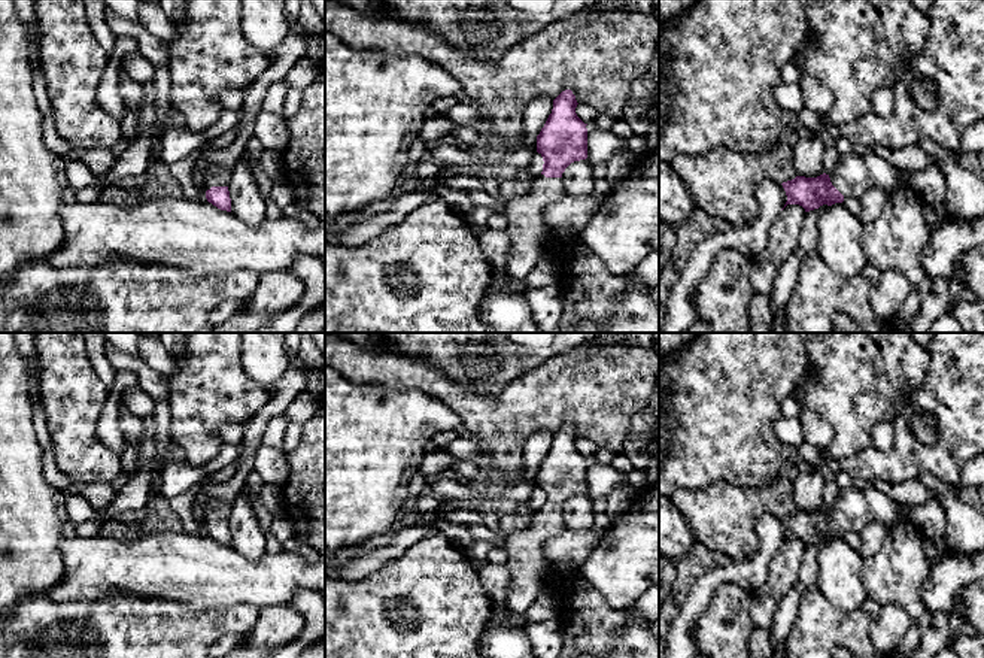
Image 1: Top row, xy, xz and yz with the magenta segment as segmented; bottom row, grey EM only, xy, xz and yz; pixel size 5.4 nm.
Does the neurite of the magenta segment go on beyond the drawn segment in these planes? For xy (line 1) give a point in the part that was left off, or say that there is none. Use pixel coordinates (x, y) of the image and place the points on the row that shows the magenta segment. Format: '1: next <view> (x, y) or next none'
1: next xy (215, 176)

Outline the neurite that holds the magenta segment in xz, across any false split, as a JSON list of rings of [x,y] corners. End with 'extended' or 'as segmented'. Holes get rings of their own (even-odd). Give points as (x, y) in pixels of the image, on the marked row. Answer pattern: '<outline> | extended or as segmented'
[[[571,90],[562,91],[553,100],[552,113],[537,136],[543,172],[531,181],[531,192],[504,201],[511,245],[502,272],[511,279],[525,282],[538,263],[541,242],[552,233],[544,210],[567,195],[562,184],[565,169],[587,158],[587,124],[577,116],[577,104]]] | extended

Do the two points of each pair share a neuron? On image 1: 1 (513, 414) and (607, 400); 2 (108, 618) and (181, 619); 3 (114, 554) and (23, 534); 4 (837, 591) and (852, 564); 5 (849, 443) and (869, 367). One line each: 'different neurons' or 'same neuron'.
1: same neuron
2: same neuron
3: different neurons
4: same neuron
5: same neuron

